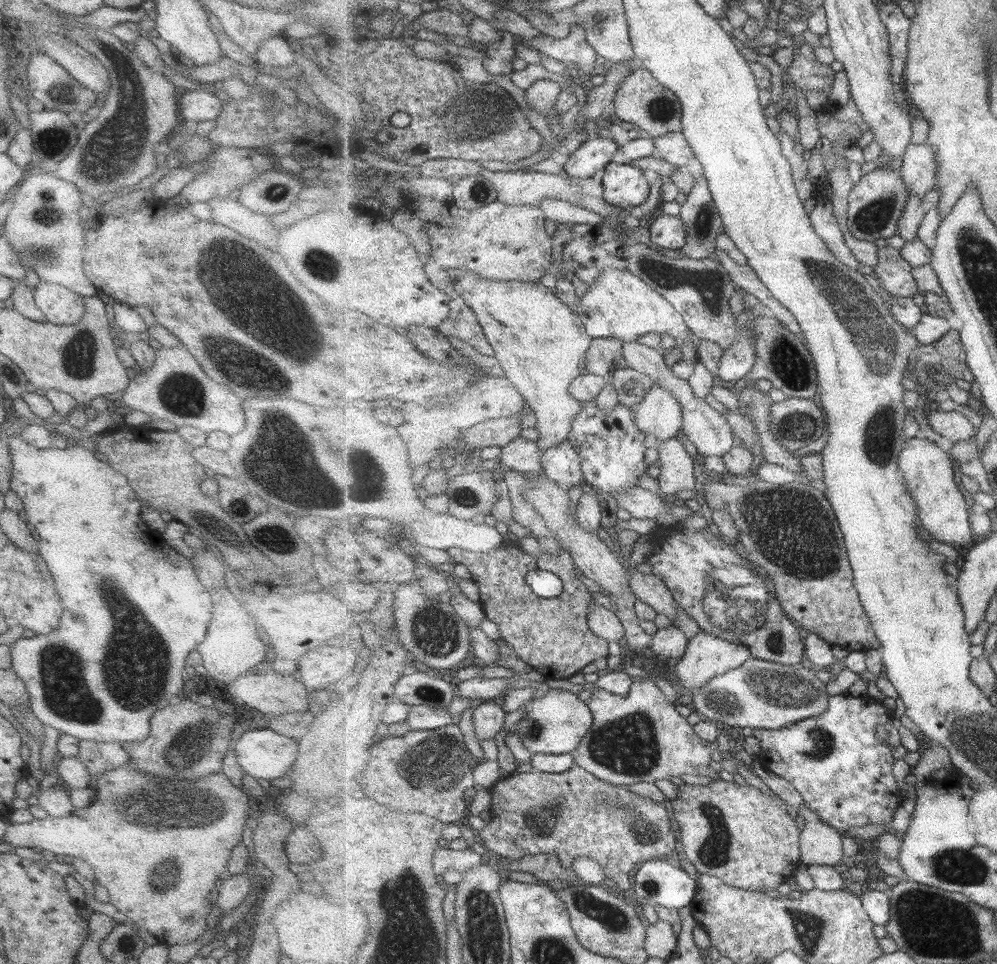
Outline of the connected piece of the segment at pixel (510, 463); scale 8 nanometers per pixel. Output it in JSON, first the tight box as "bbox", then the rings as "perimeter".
{"bbox":[498,437,541,473],"perimeter":[[[523,437],[515,438],[507,446],[502,447],[498,458],[500,469],[515,470],[521,473],[541,472],[541,447],[533,440]]]}

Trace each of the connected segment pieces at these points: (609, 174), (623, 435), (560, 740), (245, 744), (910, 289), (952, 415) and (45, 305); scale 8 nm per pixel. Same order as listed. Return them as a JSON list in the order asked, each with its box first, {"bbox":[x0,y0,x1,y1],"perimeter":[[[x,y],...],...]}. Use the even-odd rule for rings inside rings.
[{"bbox":[603,163,649,211],"perimeter":[[[609,163],[605,168],[603,202],[616,211],[639,206],[649,198],[649,182],[643,171],[630,164]]]},{"bbox":[568,399,647,499],"perimeter":[[[595,399],[583,402],[581,414],[573,420],[568,439],[581,455],[586,481],[594,489],[599,488],[603,494],[614,499],[617,499],[621,492],[635,488],[641,480],[641,474],[645,474],[647,470],[647,434],[637,426],[633,408],[625,404],[619,404],[611,412],[607,412],[599,408]]]},{"bbox":[517,688,594,754],"perimeter":[[[550,688],[543,697],[529,701],[523,708],[526,715],[519,721],[517,732],[532,754],[573,754],[594,725],[594,714],[588,704],[563,688]]]},{"bbox":[233,728,299,781],"perimeter":[[[250,728],[241,733],[233,744],[237,764],[245,774],[267,781],[283,777],[285,770],[295,762],[299,742],[269,728]]]},{"bbox":[874,245,919,299],"perimeter":[[[886,245],[878,249],[878,263],[874,273],[881,281],[881,288],[889,292],[893,299],[909,298],[919,293],[912,269],[911,263],[897,248]]]},{"bbox":[927,411,977,443],"perimeter":[[[933,411],[927,413],[928,423],[939,434],[946,436],[954,443],[963,440],[971,440],[977,431],[975,425],[965,414],[957,411]]]},{"bbox":[32,281,85,325],"perimeter":[[[39,281],[32,288],[32,298],[52,325],[75,324],[85,312],[83,297],[59,284]]]}]

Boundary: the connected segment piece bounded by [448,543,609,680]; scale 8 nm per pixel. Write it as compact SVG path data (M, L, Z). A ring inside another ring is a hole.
M504 543L486 554L459 547L449 549L448 554L456 563L468 568L472 579L480 587L486 617L495 623L501 638L535 671L549 679L563 680L581 672L597 658L609 656L609 641L600 639L589 629L589 610L596 604L592 585L576 569L576 562L564 549L559 556L541 554L535 557L519 544ZM535 570L557 574L563 580L565 592L559 598L536 596L526 582L529 572Z

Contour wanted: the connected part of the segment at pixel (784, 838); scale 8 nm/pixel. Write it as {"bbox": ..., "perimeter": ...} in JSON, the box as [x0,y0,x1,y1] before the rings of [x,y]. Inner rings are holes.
{"bbox":[671,777,802,891],"perimeter":[[[681,777],[673,780],[677,786],[677,796],[671,800],[673,816],[679,824],[679,834],[688,860],[700,874],[721,878],[735,888],[759,891],[763,888],[776,889],[779,883],[795,876],[802,865],[801,830],[797,829],[795,817],[785,801],[779,797],[763,794],[761,790],[734,781],[715,781],[708,785],[685,783]]]}

